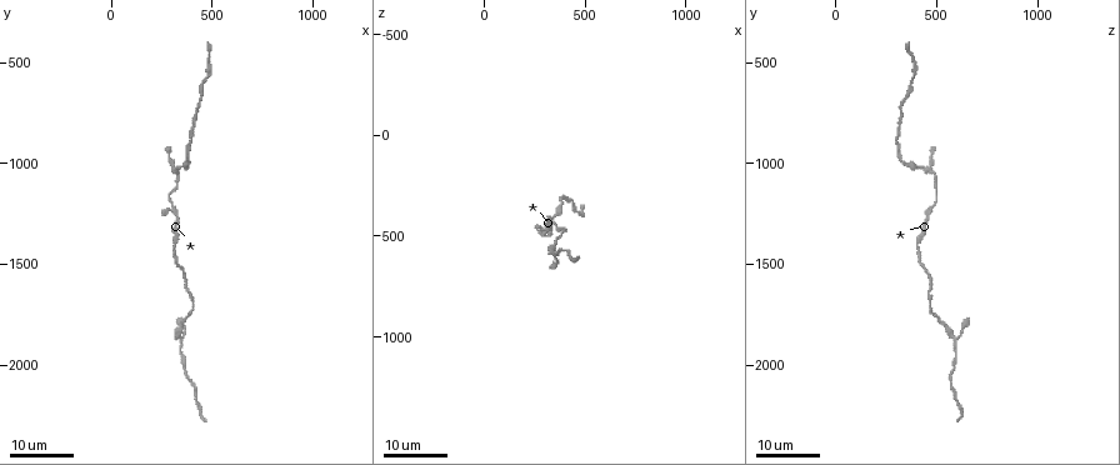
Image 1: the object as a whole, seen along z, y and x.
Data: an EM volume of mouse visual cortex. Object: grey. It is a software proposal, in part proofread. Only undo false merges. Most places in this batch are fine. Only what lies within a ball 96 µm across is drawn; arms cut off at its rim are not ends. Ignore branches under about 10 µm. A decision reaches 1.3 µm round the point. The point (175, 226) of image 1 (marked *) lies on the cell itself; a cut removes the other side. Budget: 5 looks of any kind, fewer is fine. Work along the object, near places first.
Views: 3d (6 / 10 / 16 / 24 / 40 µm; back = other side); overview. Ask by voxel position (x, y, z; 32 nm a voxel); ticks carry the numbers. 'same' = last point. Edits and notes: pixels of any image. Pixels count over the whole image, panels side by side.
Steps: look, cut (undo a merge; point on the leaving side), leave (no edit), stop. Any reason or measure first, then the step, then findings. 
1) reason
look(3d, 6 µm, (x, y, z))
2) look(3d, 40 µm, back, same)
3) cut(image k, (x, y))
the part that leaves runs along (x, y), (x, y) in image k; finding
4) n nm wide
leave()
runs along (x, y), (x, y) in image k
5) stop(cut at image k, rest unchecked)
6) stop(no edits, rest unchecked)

thick turns thin
look(3d, 24 µm, (320, 1380, 420))

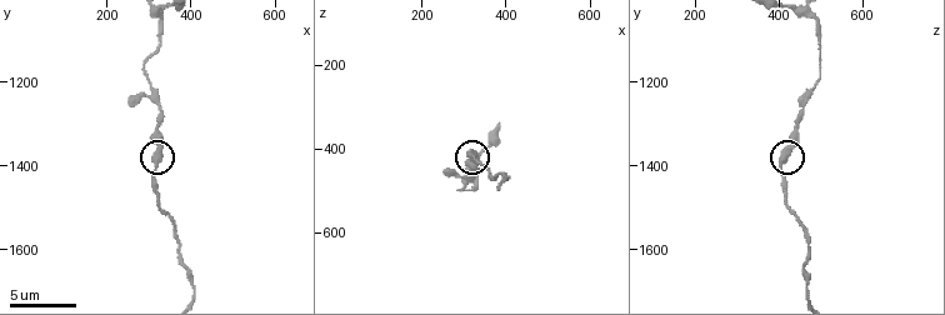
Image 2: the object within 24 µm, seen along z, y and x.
look(3d, 10 µm, (320, 1385, 410))

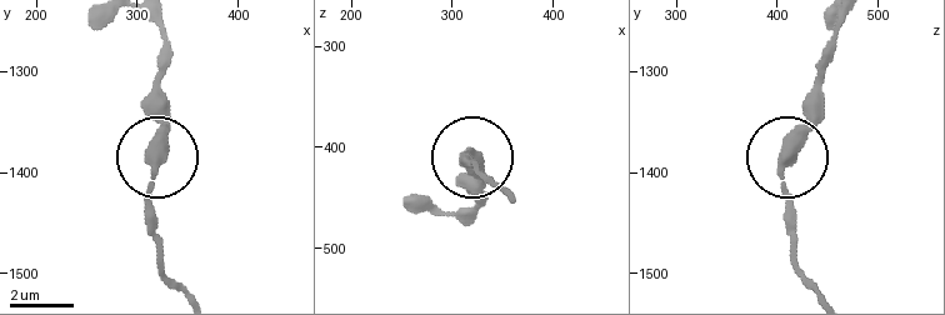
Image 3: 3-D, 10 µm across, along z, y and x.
leave()
runs along (155, 86), (146, 234) in image 3; one cell here

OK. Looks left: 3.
thick turns thin
look(3d, 10 µm, (300, 1210, 485))

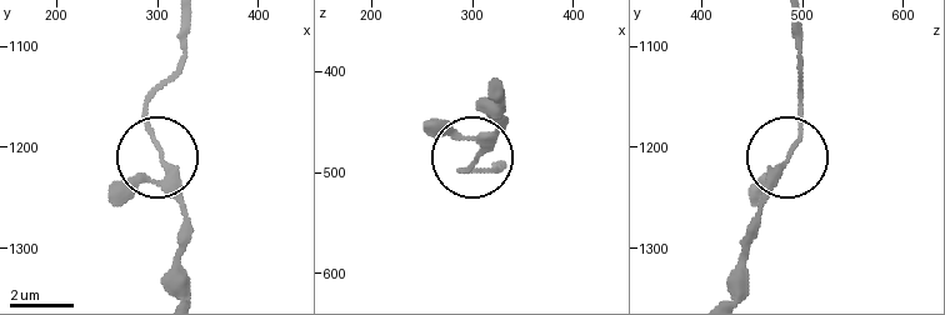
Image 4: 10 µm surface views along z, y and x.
look(3d, 6 µm, (304, 1208, 484))

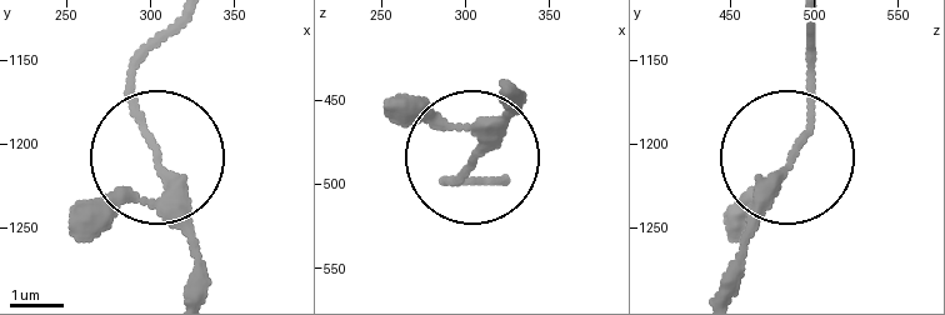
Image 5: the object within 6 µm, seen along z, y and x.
190 nm wide
leave()
runs along (189, 291), (180, 198), (126, 76), (149, 40) in image 5; one cell here

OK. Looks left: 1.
stop(no edits, rest unchecked)

